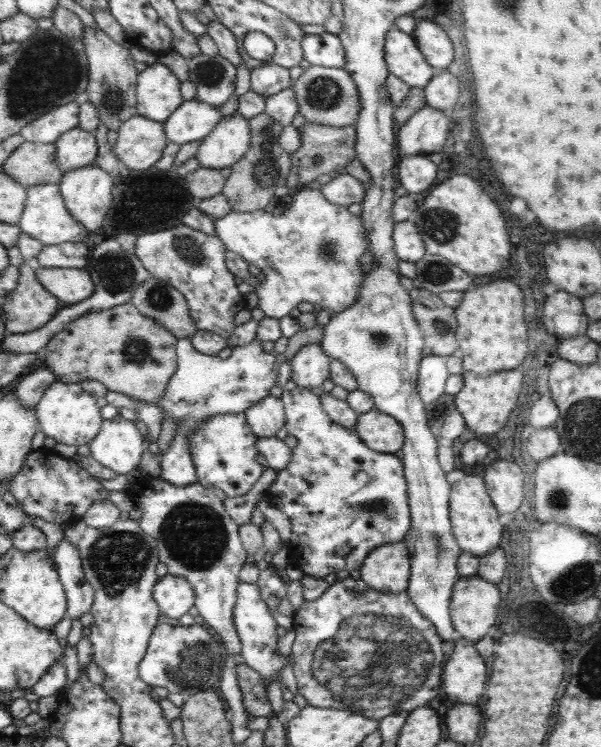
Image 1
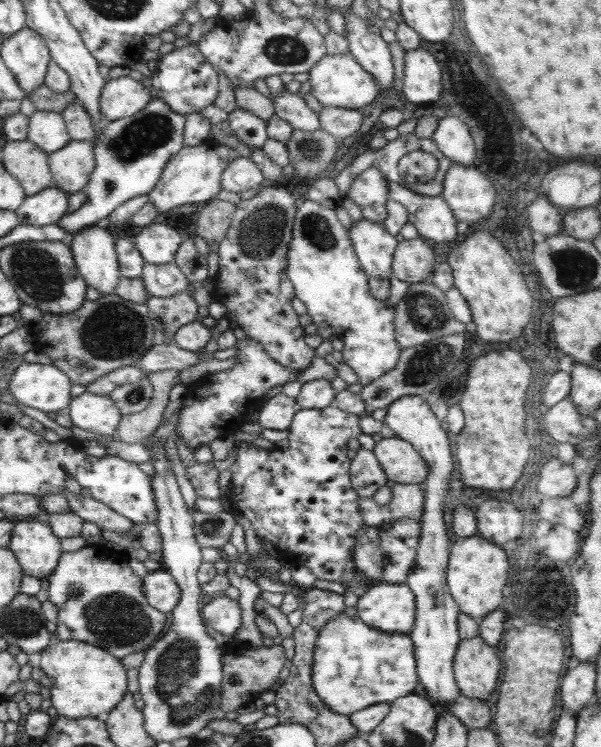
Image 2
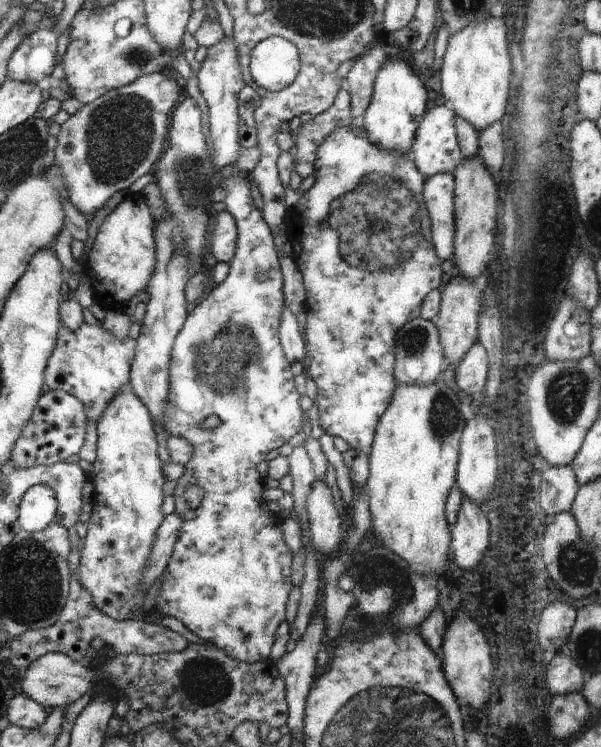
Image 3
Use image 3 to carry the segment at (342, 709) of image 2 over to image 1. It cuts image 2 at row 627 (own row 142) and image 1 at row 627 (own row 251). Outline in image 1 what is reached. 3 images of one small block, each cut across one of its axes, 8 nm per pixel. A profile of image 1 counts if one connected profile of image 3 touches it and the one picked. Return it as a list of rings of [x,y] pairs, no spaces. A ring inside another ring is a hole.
[[[351,576],[340,580],[337,579],[334,584],[329,585],[328,589],[320,595],[316,600],[304,600],[293,616],[292,631],[295,632],[295,639],[291,648],[291,656],[293,661],[293,672],[298,682],[298,693],[306,700],[308,705],[318,708],[335,708],[346,709],[347,712],[355,713],[357,716],[368,717],[369,720],[379,722],[384,717],[392,715],[396,712],[410,713],[412,709],[424,706],[433,698],[438,696],[440,685],[442,684],[442,666],[444,666],[444,650],[442,650],[443,640],[438,634],[434,624],[420,614],[420,610],[414,606],[412,600],[404,592],[378,592],[374,588],[370,588],[362,579],[355,579]]]

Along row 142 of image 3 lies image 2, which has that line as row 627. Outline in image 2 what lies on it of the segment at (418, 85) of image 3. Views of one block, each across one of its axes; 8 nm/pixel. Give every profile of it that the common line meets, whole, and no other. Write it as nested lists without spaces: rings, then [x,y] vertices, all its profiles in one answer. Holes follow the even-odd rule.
[[[380,583],[359,596],[357,616],[370,628],[409,635],[415,623],[415,594],[406,583]]]

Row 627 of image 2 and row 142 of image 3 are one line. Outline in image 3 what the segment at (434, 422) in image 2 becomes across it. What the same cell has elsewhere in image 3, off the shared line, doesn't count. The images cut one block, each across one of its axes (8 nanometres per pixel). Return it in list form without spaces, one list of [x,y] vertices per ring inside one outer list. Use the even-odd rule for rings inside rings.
[[[440,105],[427,109],[414,134],[410,160],[416,164],[418,172],[425,178],[436,174],[451,174],[458,168],[462,158],[460,146],[457,141],[455,114],[447,105]]]

